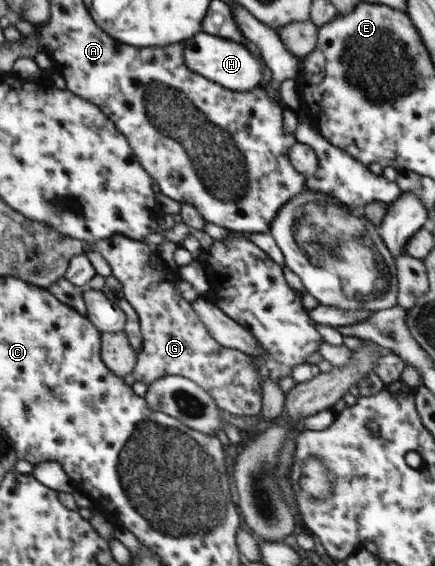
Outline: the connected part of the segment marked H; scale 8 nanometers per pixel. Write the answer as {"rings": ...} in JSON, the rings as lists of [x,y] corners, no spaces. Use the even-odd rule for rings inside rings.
{"rings":[[[197,33],[193,39],[185,41],[185,65],[195,73],[205,76],[223,87],[235,91],[247,91],[261,86],[263,77],[263,60],[251,54],[245,45],[233,40],[207,33]]]}

